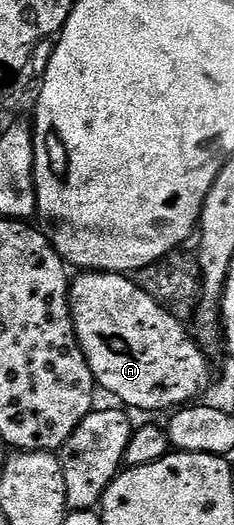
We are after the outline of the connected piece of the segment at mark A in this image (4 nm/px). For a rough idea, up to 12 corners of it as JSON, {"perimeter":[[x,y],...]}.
{"perimeter":[[76,273],[75,335],[100,391],[186,407],[204,347],[126,274]]}

